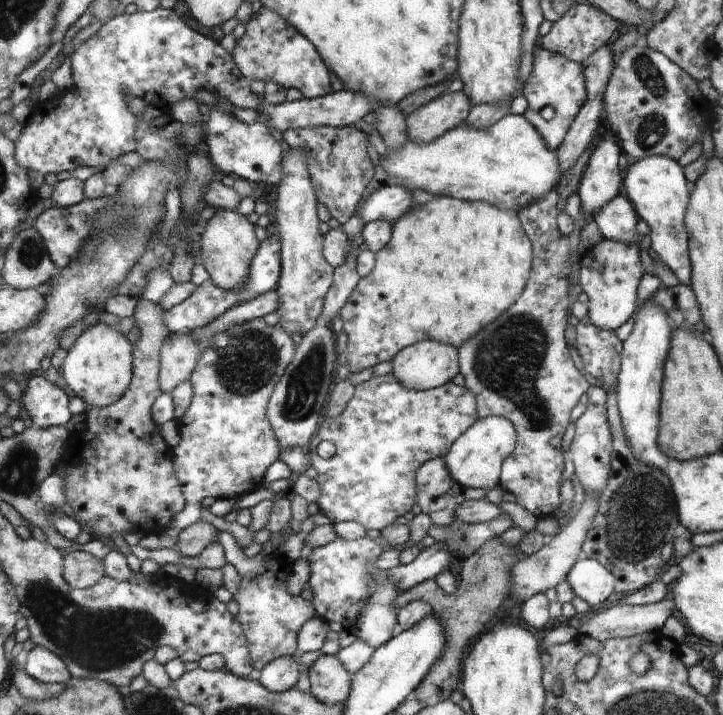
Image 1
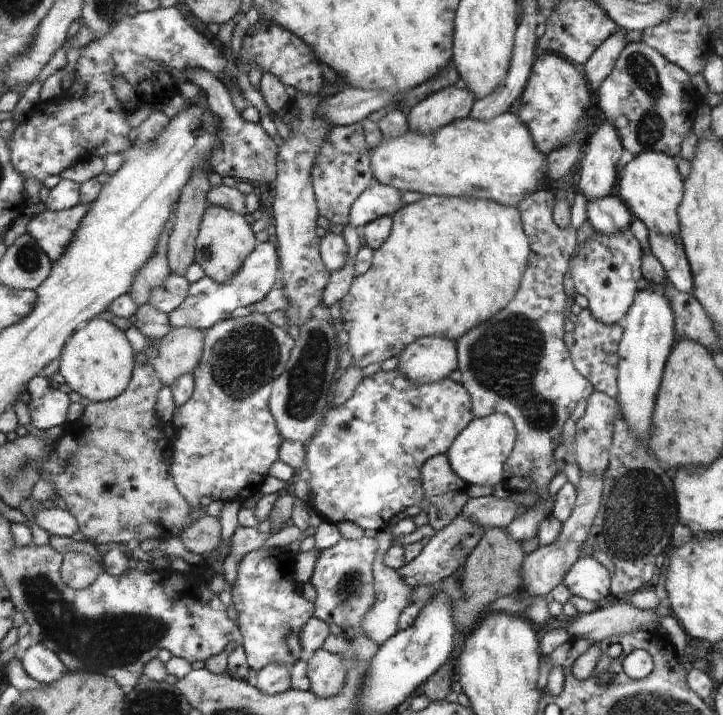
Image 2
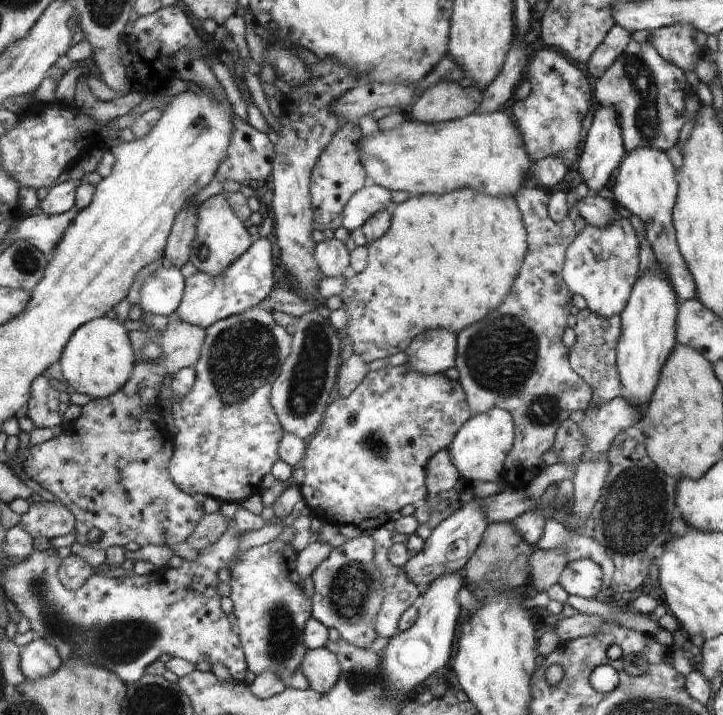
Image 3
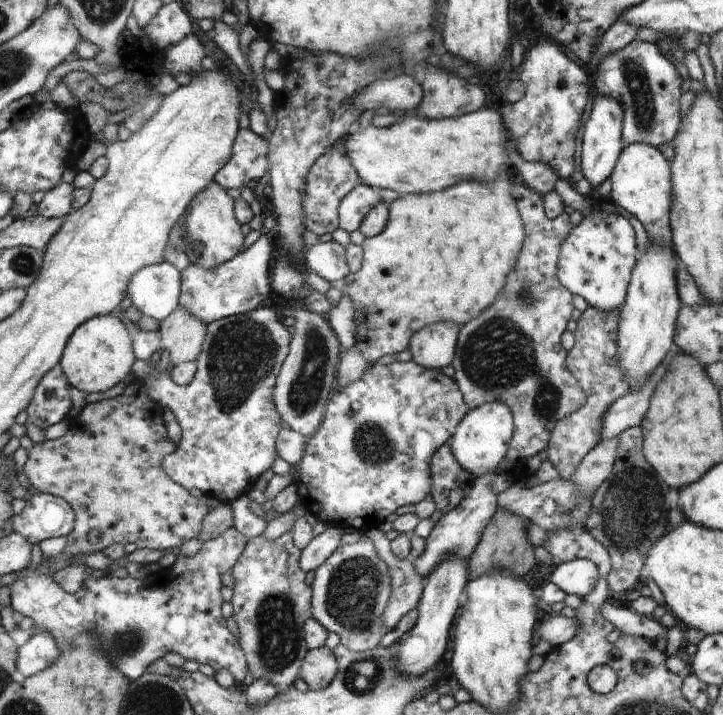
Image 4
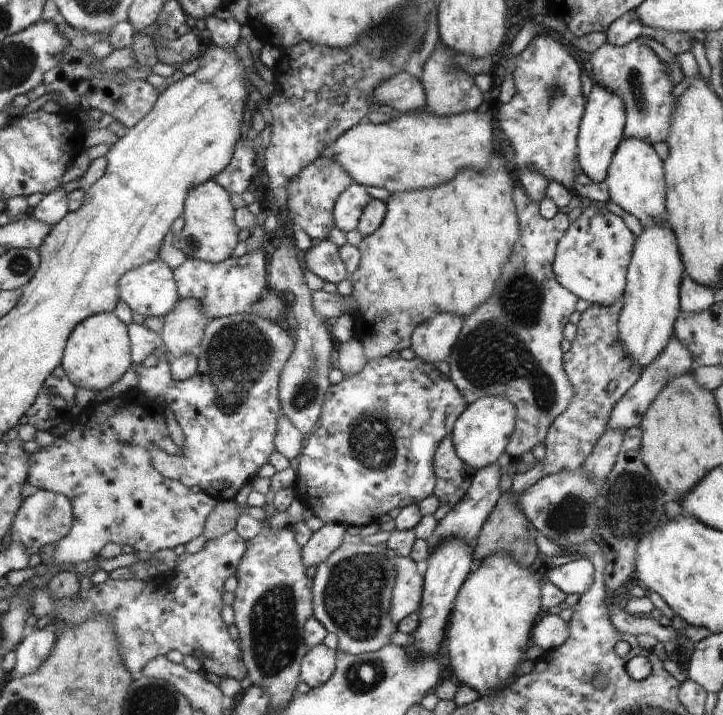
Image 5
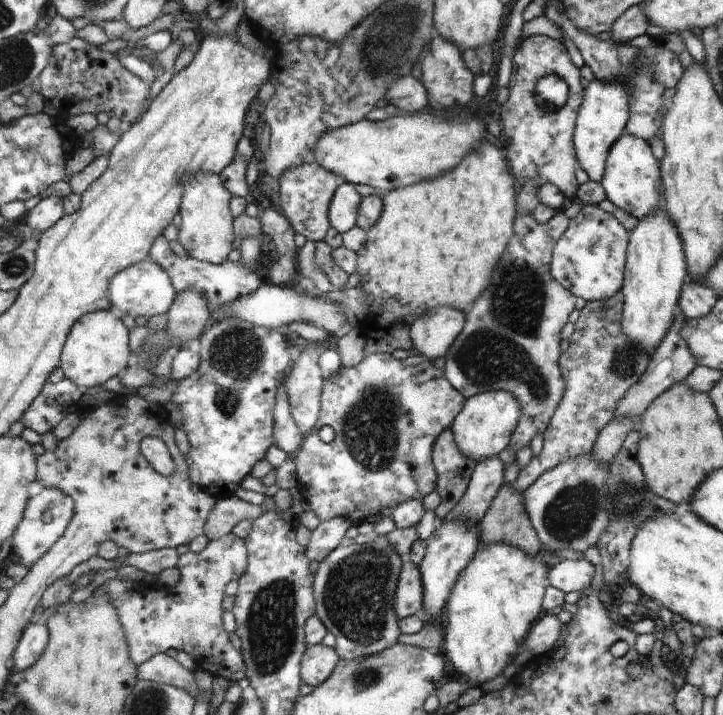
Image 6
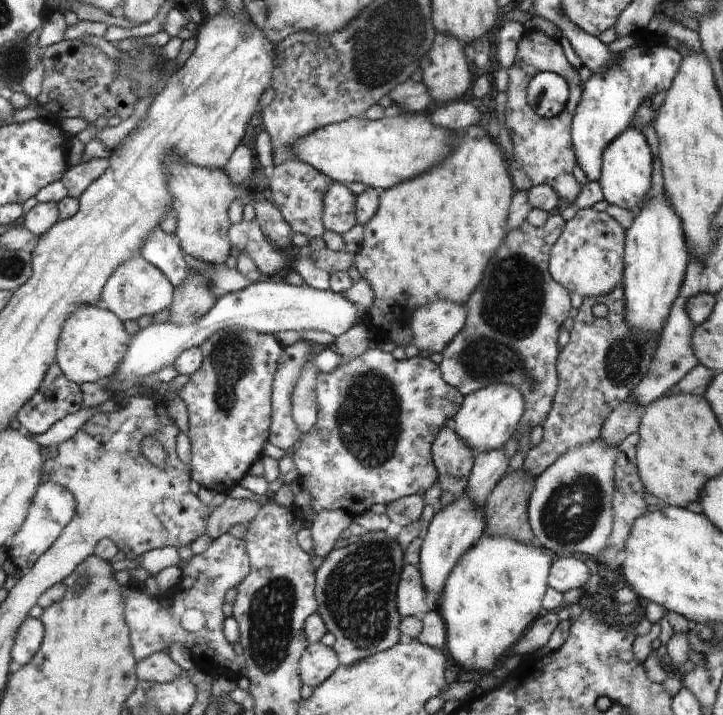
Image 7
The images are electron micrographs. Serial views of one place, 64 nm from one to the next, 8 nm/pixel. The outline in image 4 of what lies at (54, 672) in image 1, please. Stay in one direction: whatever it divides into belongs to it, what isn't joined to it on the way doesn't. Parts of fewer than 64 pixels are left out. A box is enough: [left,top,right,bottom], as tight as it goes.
[18,632,62,678]

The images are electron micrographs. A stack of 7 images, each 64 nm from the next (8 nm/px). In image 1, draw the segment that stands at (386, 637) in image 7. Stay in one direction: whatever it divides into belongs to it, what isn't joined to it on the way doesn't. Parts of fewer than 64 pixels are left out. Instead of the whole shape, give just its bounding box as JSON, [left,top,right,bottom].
[307,536,384,629]

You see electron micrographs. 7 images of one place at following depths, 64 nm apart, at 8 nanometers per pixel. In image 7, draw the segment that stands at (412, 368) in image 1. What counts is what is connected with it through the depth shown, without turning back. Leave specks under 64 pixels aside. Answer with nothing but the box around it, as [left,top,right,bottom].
[409,299,467,353]

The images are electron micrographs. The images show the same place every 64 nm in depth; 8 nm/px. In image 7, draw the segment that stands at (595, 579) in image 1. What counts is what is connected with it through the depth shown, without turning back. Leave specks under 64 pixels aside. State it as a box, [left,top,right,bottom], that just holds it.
[552,556,593,593]

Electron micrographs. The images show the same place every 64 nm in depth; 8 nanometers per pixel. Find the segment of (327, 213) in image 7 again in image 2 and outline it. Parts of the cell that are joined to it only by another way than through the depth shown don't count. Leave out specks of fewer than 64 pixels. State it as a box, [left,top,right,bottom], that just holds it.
[348,180,404,227]

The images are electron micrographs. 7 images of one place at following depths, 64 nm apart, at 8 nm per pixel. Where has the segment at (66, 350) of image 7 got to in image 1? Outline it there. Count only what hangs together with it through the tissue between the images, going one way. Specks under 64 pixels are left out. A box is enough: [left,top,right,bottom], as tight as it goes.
[61,323,132,409]

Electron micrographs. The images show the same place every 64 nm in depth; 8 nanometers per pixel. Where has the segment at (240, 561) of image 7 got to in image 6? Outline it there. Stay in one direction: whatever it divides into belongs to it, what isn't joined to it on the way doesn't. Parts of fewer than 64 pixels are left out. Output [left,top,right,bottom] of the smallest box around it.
[104,530,249,681]

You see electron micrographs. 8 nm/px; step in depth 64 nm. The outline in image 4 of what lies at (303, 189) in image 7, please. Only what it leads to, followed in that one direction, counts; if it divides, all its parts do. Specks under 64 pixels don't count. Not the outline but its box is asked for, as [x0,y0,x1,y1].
[302,131,362,236]

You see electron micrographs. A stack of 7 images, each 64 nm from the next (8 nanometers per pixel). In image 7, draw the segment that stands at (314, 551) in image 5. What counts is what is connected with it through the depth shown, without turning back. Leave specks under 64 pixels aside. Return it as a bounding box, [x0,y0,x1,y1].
[309,509,354,557]

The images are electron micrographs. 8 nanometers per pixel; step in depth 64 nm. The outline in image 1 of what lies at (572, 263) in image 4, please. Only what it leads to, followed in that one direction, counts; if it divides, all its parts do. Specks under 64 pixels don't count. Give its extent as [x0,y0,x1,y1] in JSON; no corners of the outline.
[580,240,644,332]

